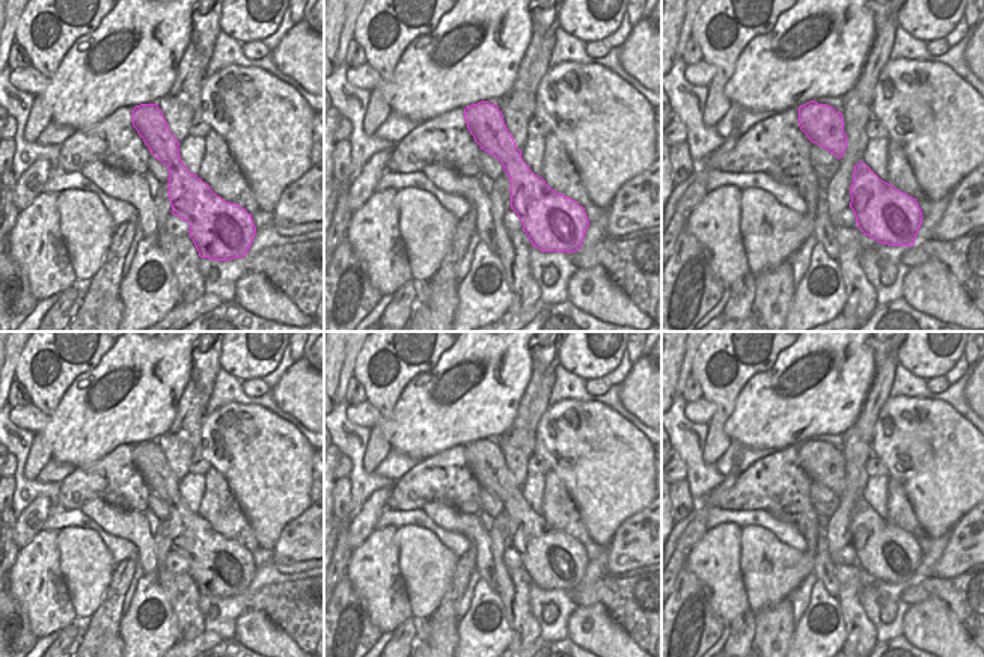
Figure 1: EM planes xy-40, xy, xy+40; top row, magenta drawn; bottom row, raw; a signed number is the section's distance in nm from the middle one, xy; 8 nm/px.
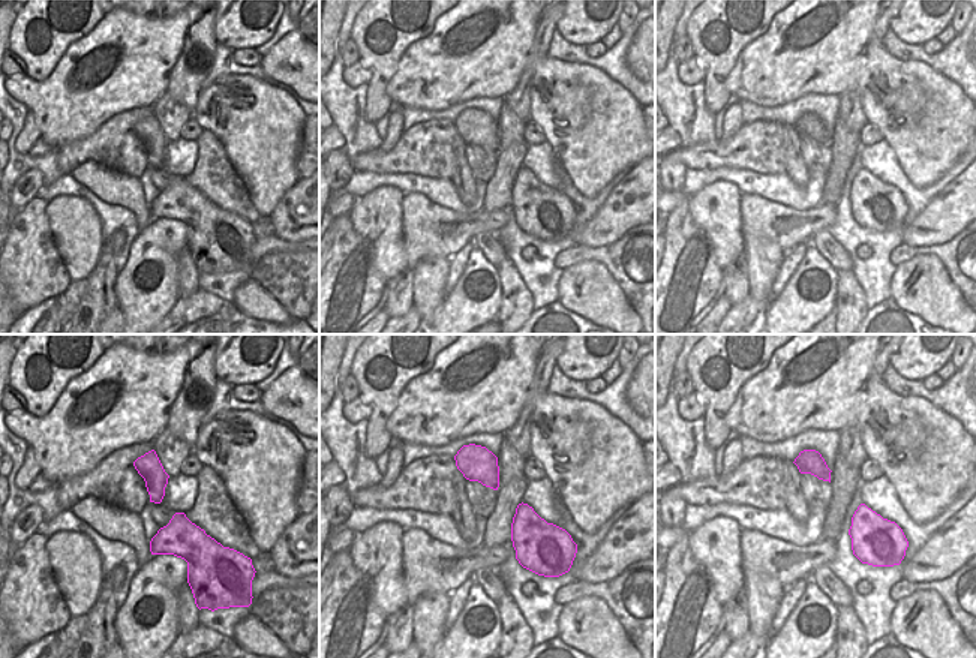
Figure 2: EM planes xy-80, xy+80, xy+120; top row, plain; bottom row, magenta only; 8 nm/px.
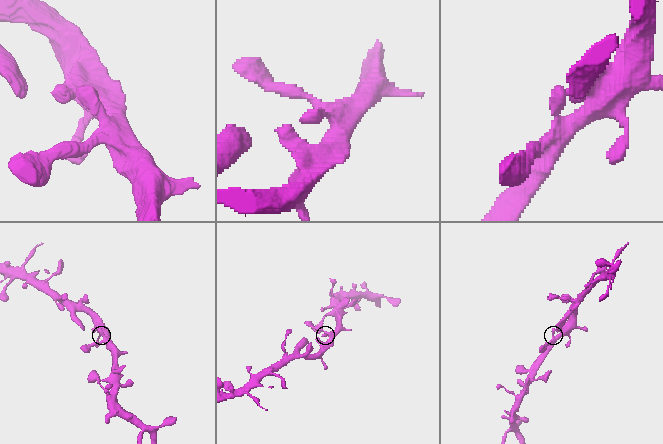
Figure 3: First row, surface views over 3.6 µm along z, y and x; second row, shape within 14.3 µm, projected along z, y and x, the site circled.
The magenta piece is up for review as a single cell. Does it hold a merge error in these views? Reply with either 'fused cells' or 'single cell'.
single cell

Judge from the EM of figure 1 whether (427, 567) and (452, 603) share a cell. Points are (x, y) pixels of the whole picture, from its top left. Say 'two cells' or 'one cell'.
two cells

